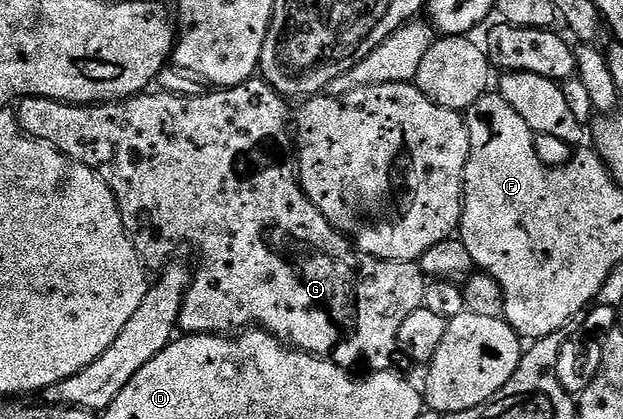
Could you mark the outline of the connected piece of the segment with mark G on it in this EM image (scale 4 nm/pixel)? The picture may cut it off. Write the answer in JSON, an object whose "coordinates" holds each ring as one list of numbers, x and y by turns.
{"coordinates":[[252,78,246,80,243,84,237,85,235,88,211,90,211,93,209,93,208,96,206,96,206,94,197,96,174,96,173,94,169,94,162,90,155,90,150,94,133,96,130,100,117,100,109,104,101,104,98,106,76,106,73,104,63,104,59,100,41,98,40,96,28,96,18,101,17,109,19,108,19,112,17,111,17,119,21,131,27,136,30,136,31,139,41,140,44,144,51,144,58,152,65,154,70,160,76,160,78,164,84,164,89,170,93,170,103,179,105,186,109,186,109,190,115,195,115,201,117,202,119,213,121,214,121,222,125,226,128,236,130,236,133,243,135,243,137,254,142,258,144,265,146,265,148,269,159,270,172,263,174,256,171,255,173,255,182,244,192,244,192,246,199,251,199,265,194,265,191,285,185,294,185,302,181,306,181,314,179,315,179,328,182,329,184,333,192,336,225,336,256,328,268,332,270,336,276,336,277,339,282,340,284,344,298,351,308,352,310,356,318,356,320,358,332,360,338,368,345,368,348,370,367,368,363,370,386,372,394,365,391,363,394,362,395,356,397,357,397,353,399,352,399,331,401,330,401,322,405,322,405,318,409,318,409,314,413,314,413,310,423,307,423,295,425,294,429,281,427,277,423,275,423,271,420,270,418,263,404,262,402,260,376,260,374,256,361,255,354,243,352,243,348,237,344,236,339,229,334,228,325,218,325,214,321,214,321,210,317,206,313,206,313,202,304,194,303,187,299,185,297,164,293,159,293,136,289,131,289,116,287,120,287,104,288,101,280,96,278,92,274,92,263,79]]}

